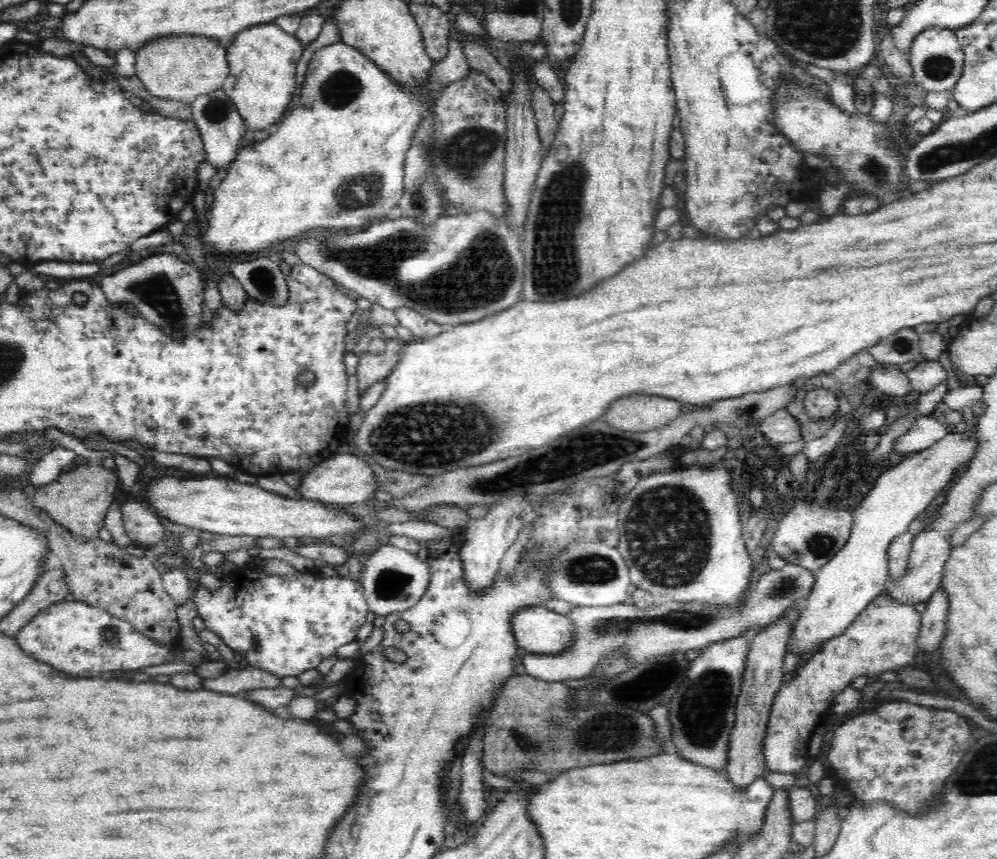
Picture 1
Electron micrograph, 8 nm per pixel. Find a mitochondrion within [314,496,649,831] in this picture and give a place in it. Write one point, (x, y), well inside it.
(609, 733)

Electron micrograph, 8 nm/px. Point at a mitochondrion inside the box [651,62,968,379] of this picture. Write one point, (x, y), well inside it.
(873, 168)

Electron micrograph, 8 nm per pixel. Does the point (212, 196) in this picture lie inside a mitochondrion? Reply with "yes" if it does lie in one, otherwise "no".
no

